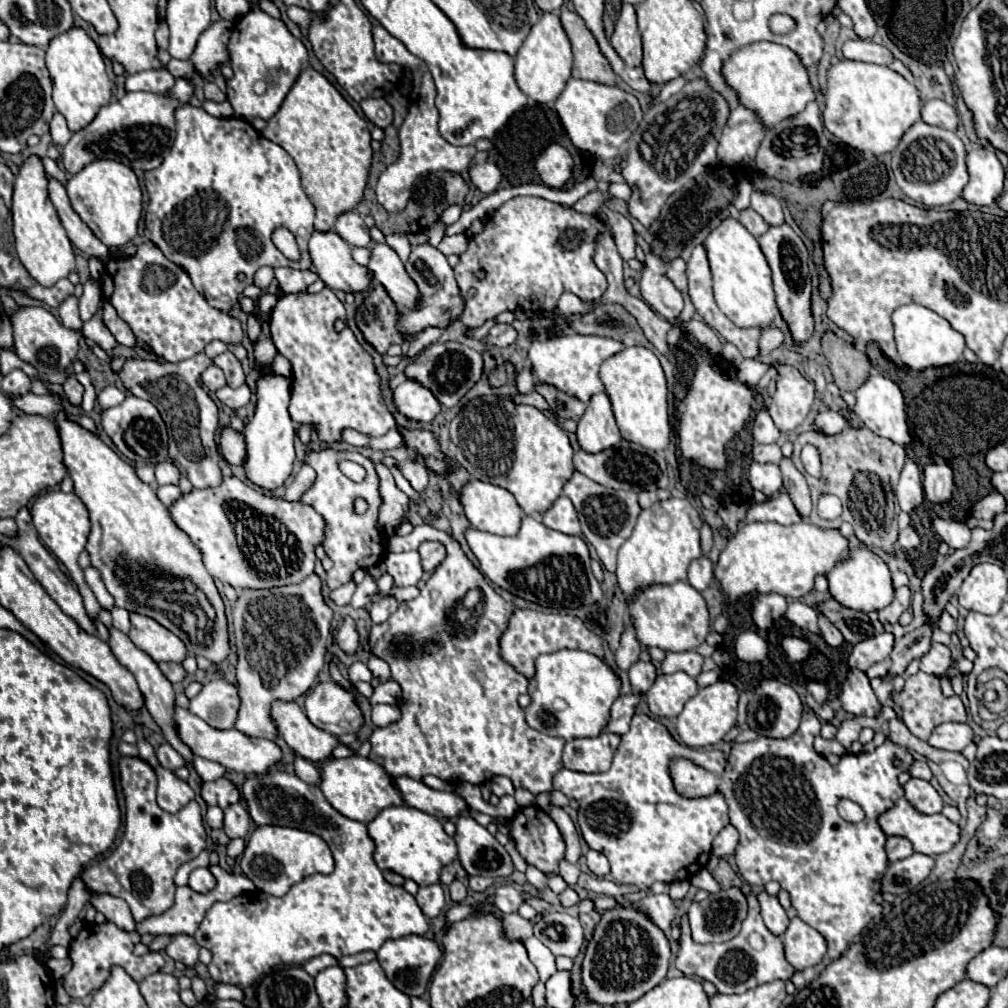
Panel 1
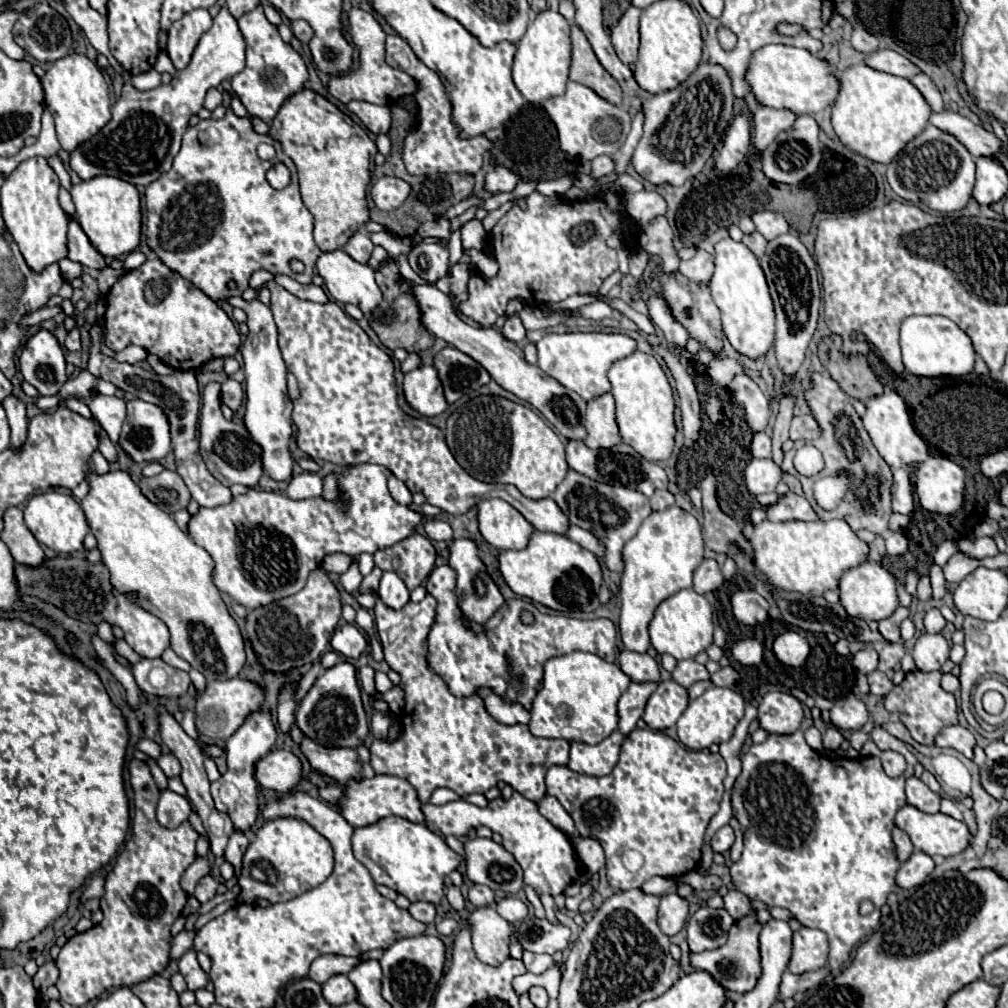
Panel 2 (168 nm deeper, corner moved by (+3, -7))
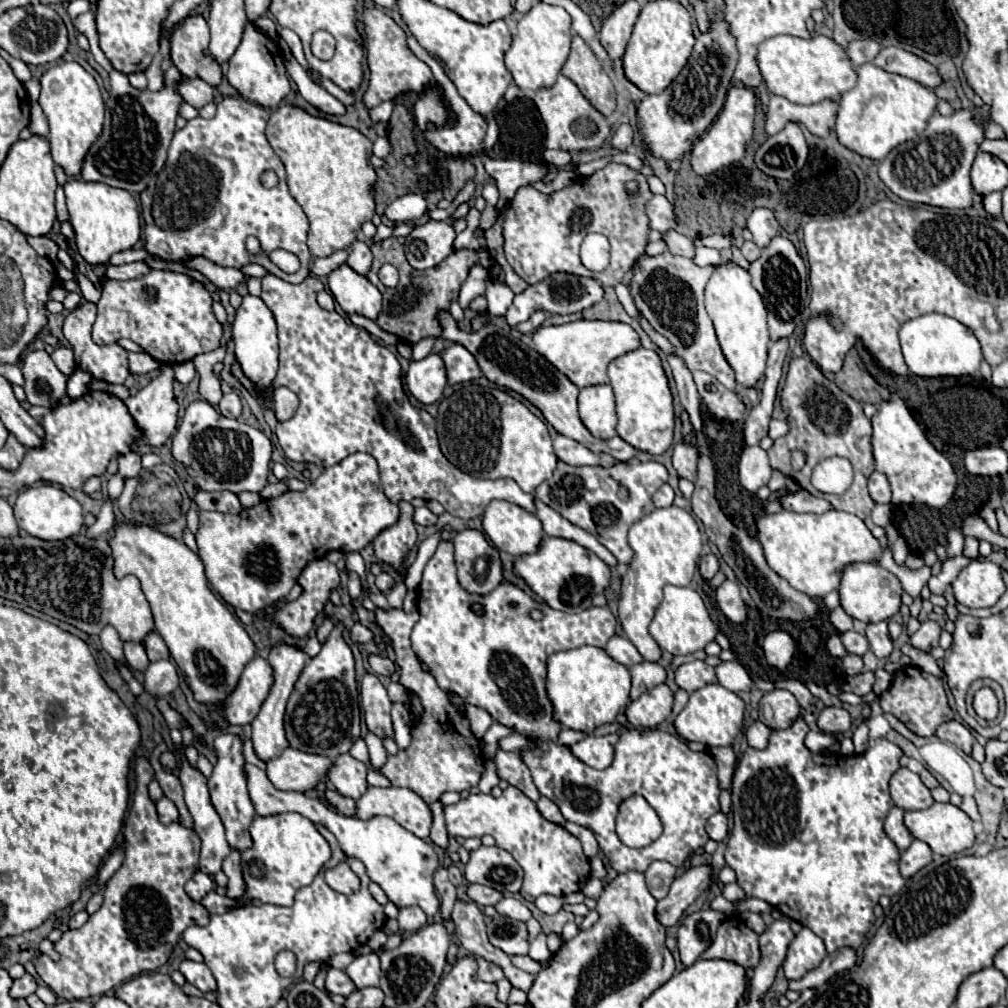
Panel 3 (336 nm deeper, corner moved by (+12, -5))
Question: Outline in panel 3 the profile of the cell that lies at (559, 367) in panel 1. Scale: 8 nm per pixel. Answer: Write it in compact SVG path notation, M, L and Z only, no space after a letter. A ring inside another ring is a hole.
M575 320L559 326L541 326L533 334L535 350L545 356L559 372L563 372L577 388L591 384L607 384L607 366L611 360L637 350L641 340L637 332L623 322L609 320Z

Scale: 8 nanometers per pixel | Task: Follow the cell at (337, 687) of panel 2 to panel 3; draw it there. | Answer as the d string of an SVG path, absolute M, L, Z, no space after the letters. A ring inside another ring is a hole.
M335 622L331 634L321 644L321 652L307 660L295 688L287 700L285 736L291 748L337 758L347 754L359 738L359 692L355 680L355 660L343 638L343 622Z

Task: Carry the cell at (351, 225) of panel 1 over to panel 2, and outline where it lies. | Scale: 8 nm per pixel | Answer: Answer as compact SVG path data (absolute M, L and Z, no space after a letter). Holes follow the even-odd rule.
M360 230L354 232L350 236L350 240L344 244L344 252L350 254L360 264L366 264L368 262L370 254L372 254L372 248L374 248L374 244L372 244L370 236L364 234L364 232L360 232Z

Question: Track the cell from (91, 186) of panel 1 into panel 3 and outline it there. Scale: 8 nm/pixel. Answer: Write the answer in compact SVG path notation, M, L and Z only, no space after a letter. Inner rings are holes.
M67 180L65 184L69 222L77 236L79 254L93 266L105 266L115 252L129 250L141 236L139 206L127 190L111 188L99 182Z

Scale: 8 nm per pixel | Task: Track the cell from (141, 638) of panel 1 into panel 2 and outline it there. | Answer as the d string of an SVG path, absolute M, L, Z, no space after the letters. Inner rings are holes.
M58 556L58 558L46 560L38 568L16 564L16 580L22 594L38 596L46 602L52 602L54 606L62 608L68 616L76 620L94 622L94 624L98 624L100 620L106 620L110 624L118 624L124 630L124 640L142 658L160 658L162 652L170 648L170 632L164 626L164 622L152 616L150 612L144 612L136 604L134 594L114 592L108 580L108 570L102 564L90 566L80 556Z

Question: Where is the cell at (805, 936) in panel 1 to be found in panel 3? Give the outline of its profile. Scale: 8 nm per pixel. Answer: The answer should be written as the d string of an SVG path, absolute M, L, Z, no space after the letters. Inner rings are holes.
M803 926L787 950L787 958L783 962L785 976L789 980L801 980L811 968L817 968L825 956L827 950L823 940Z

